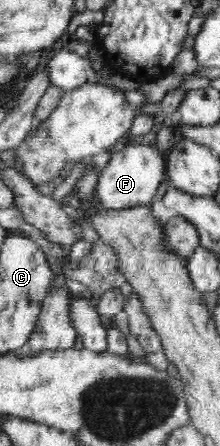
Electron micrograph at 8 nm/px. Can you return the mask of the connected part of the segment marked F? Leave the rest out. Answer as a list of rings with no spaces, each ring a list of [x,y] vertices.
[[[147,138],[136,146],[126,145],[119,152],[112,154],[99,181],[97,206],[122,210],[125,207],[148,205],[156,196],[160,184],[168,181],[166,153],[167,151],[160,152],[160,148],[153,142],[148,142]]]

